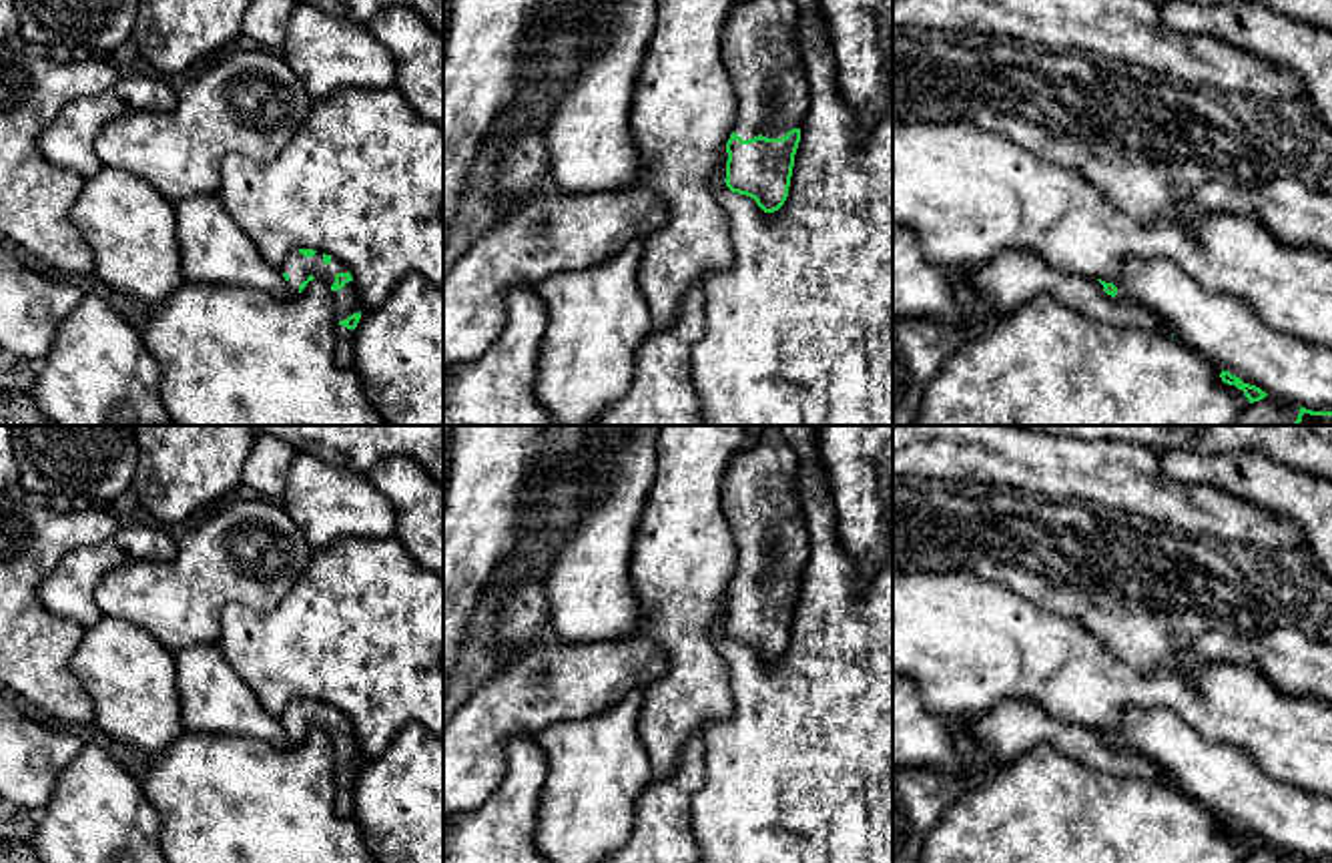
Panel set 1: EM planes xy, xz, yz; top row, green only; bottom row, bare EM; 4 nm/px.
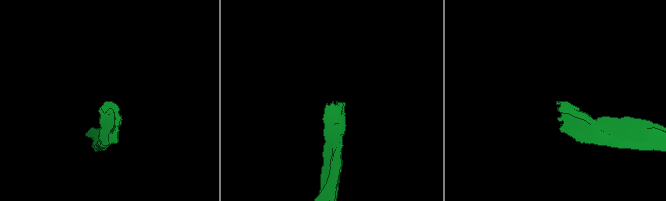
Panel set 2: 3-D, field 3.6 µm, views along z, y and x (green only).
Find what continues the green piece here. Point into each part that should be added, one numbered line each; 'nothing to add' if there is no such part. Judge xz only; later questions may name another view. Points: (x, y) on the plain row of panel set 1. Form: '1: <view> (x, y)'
1: xz (759, 496)

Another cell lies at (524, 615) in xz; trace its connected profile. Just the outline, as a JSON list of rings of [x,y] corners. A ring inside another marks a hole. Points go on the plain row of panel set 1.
[[[540,578],[516,580],[500,606],[495,642],[512,650],[512,660],[552,640],[550,602]]]

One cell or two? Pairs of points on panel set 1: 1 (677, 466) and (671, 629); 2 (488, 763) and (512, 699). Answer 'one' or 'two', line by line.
1: one
2: one

